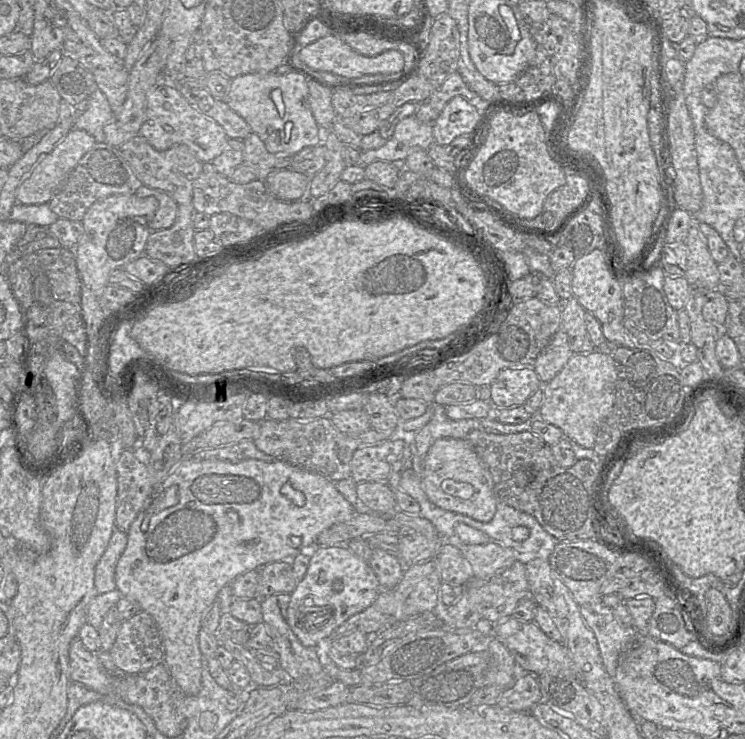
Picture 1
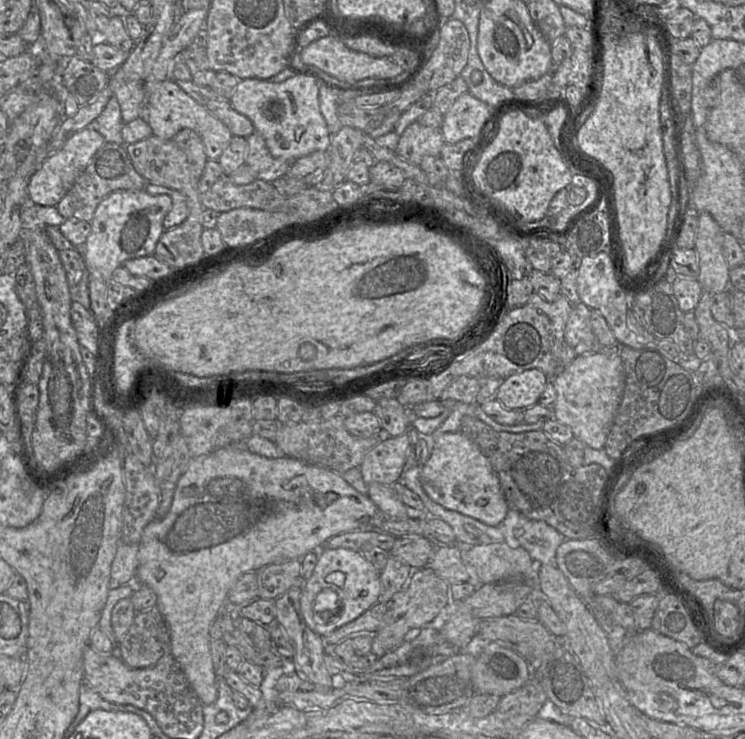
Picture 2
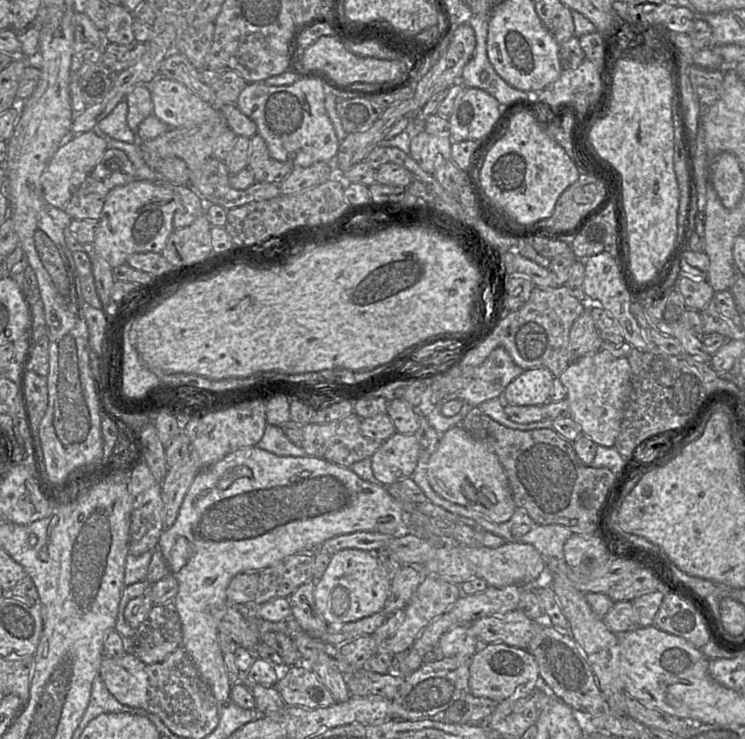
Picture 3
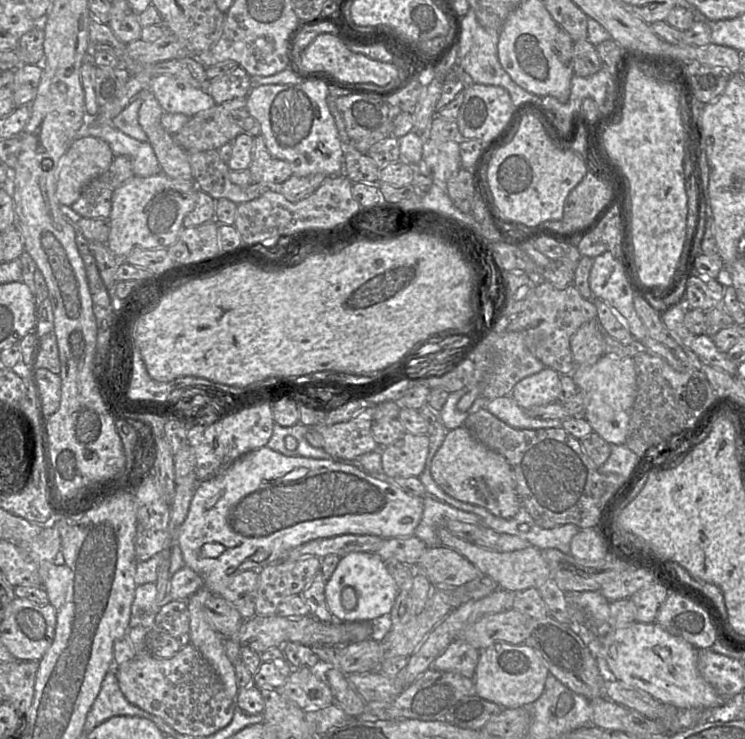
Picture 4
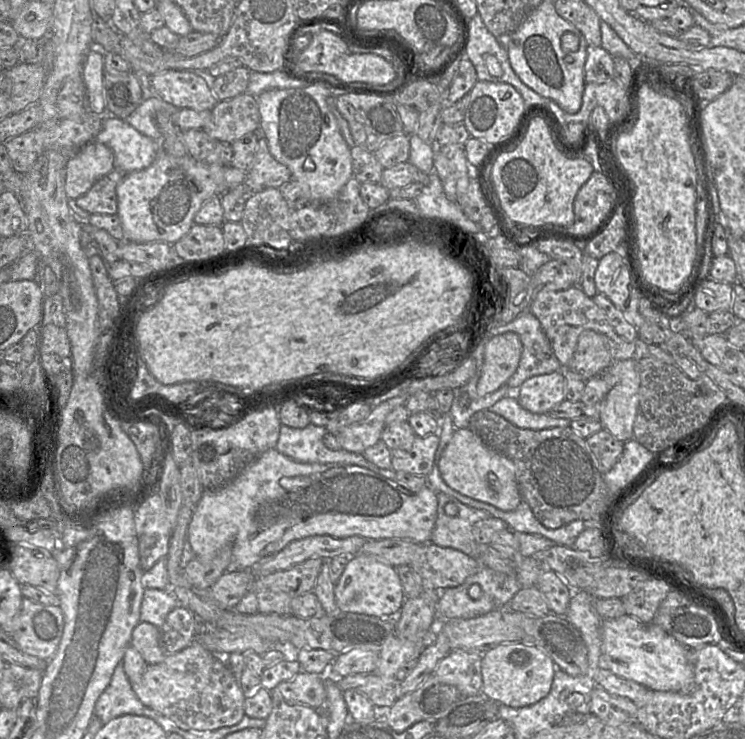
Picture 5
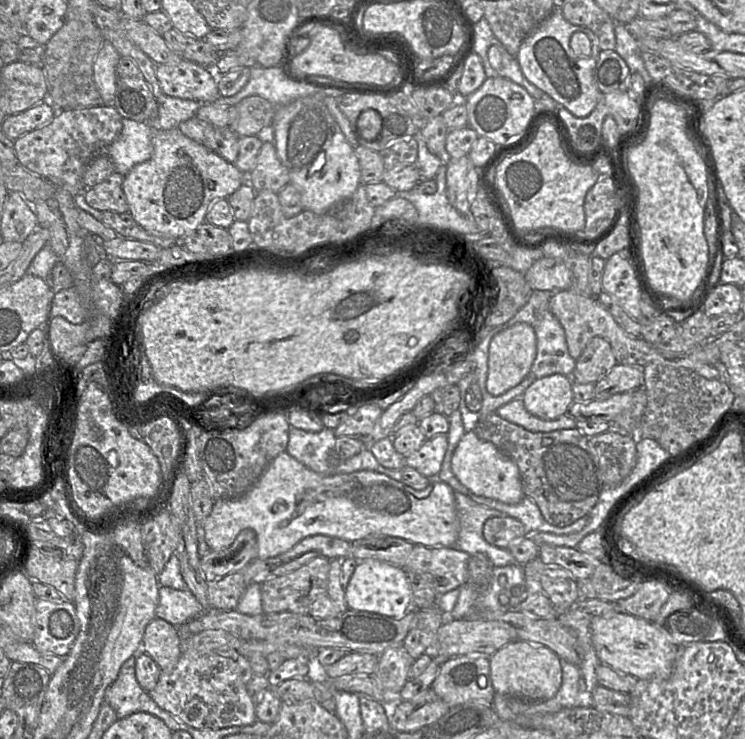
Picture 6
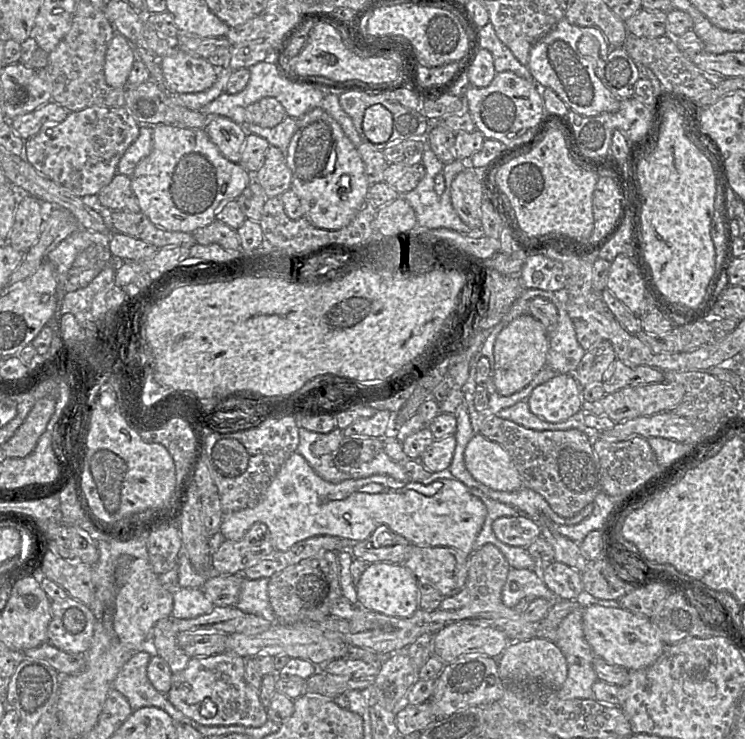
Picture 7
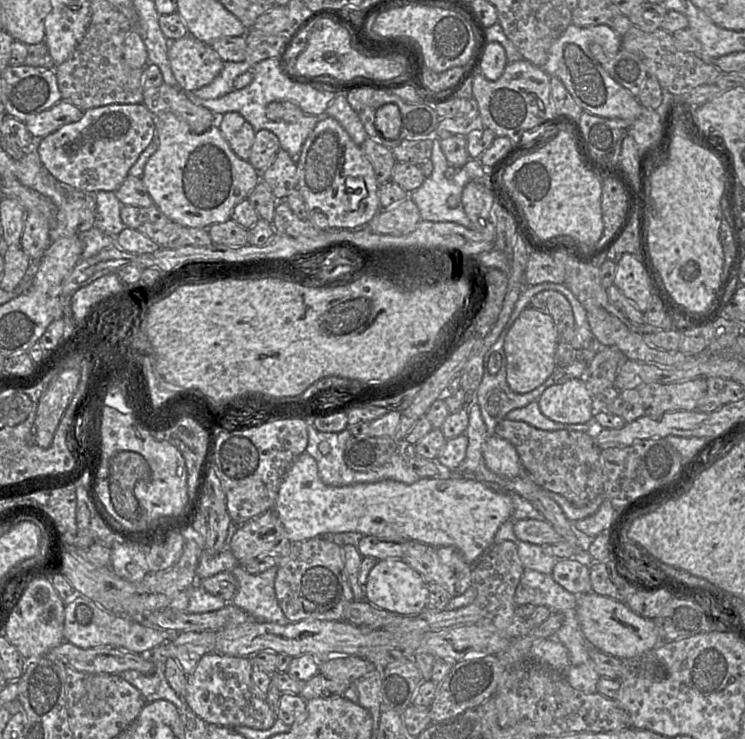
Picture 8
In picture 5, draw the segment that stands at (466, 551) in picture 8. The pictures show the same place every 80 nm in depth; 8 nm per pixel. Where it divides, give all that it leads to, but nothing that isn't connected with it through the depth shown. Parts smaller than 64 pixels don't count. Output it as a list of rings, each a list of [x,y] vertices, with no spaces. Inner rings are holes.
[[[273,448],[249,463],[228,484],[203,494],[189,523],[187,539],[197,559],[213,559],[224,548],[231,547],[230,570],[250,570],[291,542],[314,535],[335,538],[360,536],[366,540],[398,538],[418,544],[430,543],[437,519],[437,506],[437,492],[429,486],[413,493],[394,480],[366,468],[356,465],[300,463]]]

